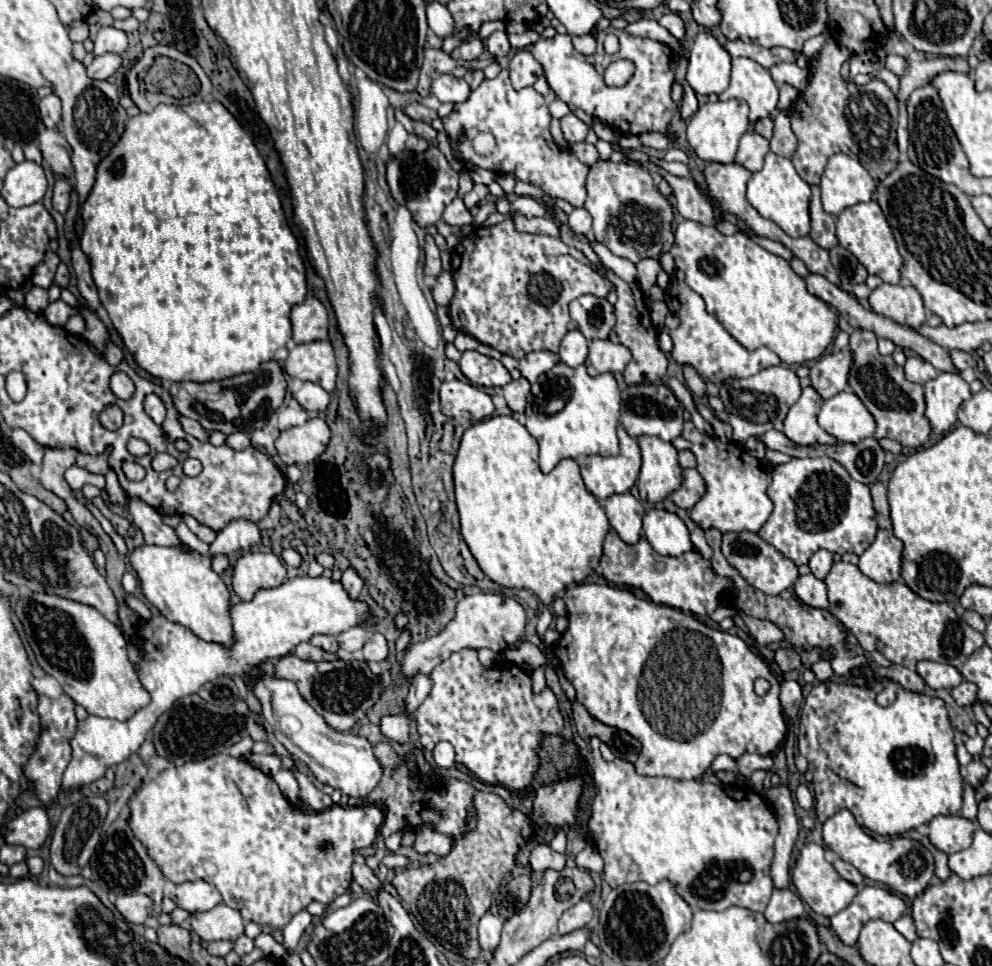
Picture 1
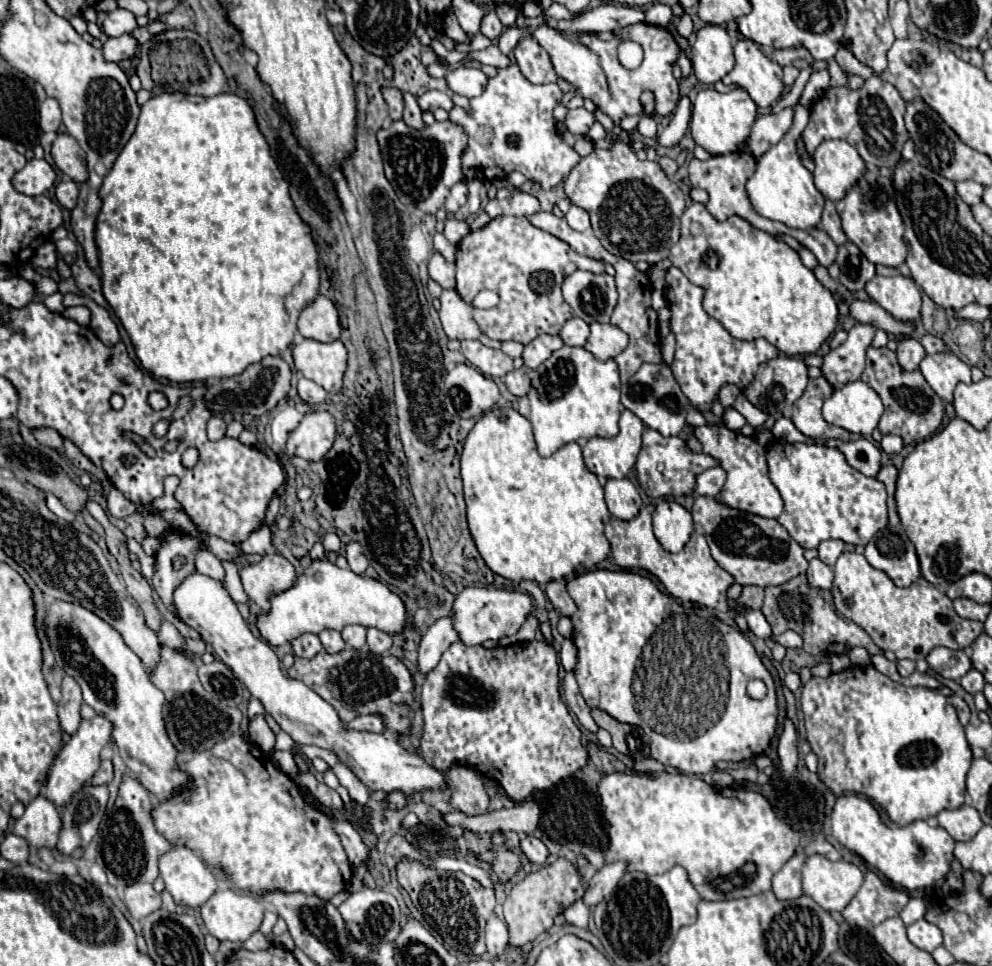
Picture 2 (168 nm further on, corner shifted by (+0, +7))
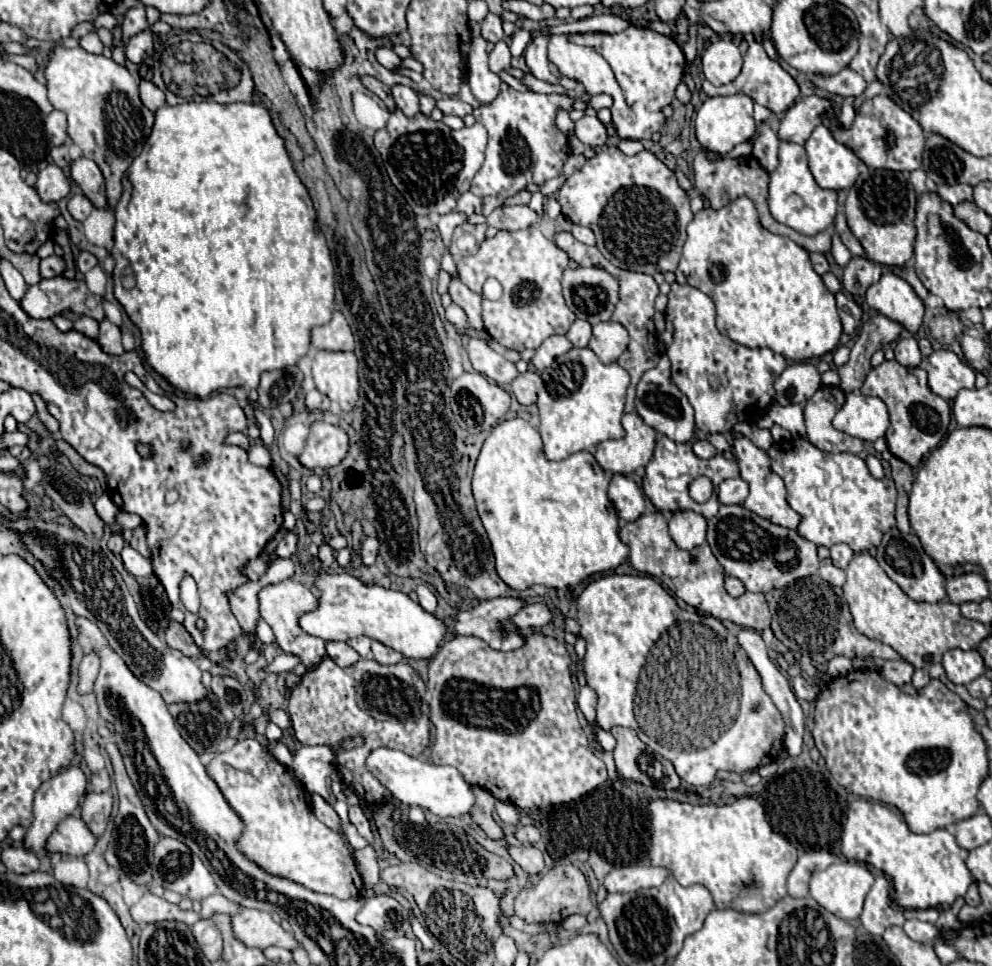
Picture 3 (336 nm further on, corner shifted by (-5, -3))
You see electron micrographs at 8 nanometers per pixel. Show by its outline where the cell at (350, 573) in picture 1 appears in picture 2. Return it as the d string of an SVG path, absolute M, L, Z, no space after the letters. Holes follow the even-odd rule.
M352 540L346 546L346 558L348 558L350 570L356 574L364 574L364 570L368 568L368 558L364 556L364 550L360 548L360 544L356 544L356 540Z

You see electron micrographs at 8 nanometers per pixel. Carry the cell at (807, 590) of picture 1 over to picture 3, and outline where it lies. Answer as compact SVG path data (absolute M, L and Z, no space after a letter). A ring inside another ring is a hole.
M829 558L821 562L819 576L821 576L825 582L833 584L833 586L843 586L843 582L845 582L845 572L843 572L841 568L835 568Z

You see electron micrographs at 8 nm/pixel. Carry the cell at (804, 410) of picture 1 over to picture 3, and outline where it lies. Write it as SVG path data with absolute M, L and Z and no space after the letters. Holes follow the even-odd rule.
M821 386L813 394L813 398L803 408L807 440L819 450L829 454L837 454L837 452L859 454L863 450L863 442L831 426L833 416L841 408L841 398L845 398L845 394L833 386Z

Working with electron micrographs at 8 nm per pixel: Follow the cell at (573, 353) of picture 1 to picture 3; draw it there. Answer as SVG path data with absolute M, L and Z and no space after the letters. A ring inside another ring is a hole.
M575 320L567 332L567 338L575 348L585 348L589 338L591 338L591 324Z

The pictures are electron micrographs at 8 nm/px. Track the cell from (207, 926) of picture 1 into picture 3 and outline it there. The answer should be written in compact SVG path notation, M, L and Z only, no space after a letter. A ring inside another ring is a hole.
M243 908L241 912L231 916L231 930L237 940L241 940L245 946L251 948L267 948L267 946L279 946L293 950L299 946L299 942L293 938L293 934L285 932L277 922L273 922L269 912Z

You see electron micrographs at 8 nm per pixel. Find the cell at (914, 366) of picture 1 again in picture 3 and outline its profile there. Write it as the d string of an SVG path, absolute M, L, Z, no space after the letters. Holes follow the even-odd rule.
M907 336L907 338L899 340L899 344L895 346L895 360L901 366L907 366L907 368L917 368L921 364L923 356L921 356L919 344L913 336Z

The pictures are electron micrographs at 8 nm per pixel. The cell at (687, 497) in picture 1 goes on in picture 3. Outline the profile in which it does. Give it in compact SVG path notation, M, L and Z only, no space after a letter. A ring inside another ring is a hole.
M733 478L733 480L723 480L719 484L717 498L721 504L743 504L747 494L749 494L747 482L743 482L741 478Z

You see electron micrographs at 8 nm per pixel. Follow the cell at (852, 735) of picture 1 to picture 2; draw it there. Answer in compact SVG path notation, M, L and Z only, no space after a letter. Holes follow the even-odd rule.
M870 664L850 666L828 678L810 678L802 688L800 706L806 720L806 738L812 752L818 754L820 776L836 794L856 790L874 802L882 802L882 810L896 824L926 820L946 808L960 808L964 804L966 774L974 756L956 708L942 694L922 686L912 688L892 682Z

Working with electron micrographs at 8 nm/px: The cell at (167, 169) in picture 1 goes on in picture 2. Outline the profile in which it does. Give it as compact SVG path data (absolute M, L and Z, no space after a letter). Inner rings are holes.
M164 92L152 96L140 112L136 132L116 158L112 170L104 178L102 190L102 210L96 224L96 244L100 250L100 270L102 270L102 290L108 304L114 308L122 326L126 328L136 356L142 366L156 378L166 378L170 382L204 382L210 378L228 378L242 374L250 364L260 362L264 356L282 356L282 352L292 346L296 334L296 320L300 312L318 296L320 270L318 252L310 234L310 226L298 216L294 202L290 198L288 182L270 154L270 146L262 132L258 130L252 106L236 94L218 94L212 98L190 96L182 92Z

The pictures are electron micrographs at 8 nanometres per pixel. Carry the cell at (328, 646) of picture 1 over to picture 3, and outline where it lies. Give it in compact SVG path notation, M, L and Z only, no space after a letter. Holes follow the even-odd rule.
M327 642L327 654L335 660L335 664L339 664L341 668L345 666L351 666L355 664L361 656L351 648L347 646L345 642Z

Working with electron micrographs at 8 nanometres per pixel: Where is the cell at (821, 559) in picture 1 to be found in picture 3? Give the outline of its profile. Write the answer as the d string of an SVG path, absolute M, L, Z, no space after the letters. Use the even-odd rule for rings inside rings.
M835 544L829 548L829 552L831 552L831 562L837 568L845 568L849 564L849 560L853 558L853 550L847 544Z

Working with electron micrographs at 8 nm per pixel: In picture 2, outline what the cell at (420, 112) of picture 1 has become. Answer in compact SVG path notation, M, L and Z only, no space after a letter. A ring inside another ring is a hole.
M428 90L426 94L422 94L418 98L418 104L420 104L422 110L430 110L430 112L434 112L436 108L444 108L444 110L454 108L452 98L446 92L440 92L440 90Z

